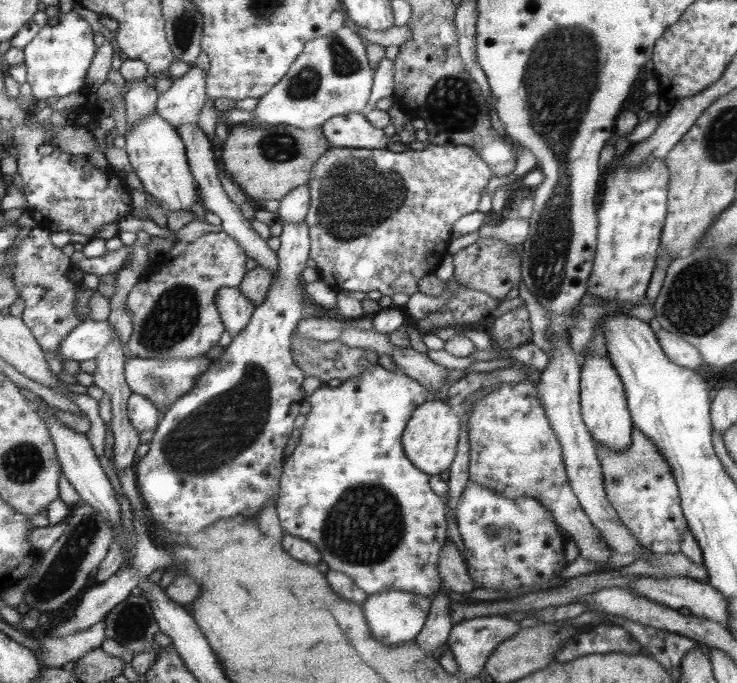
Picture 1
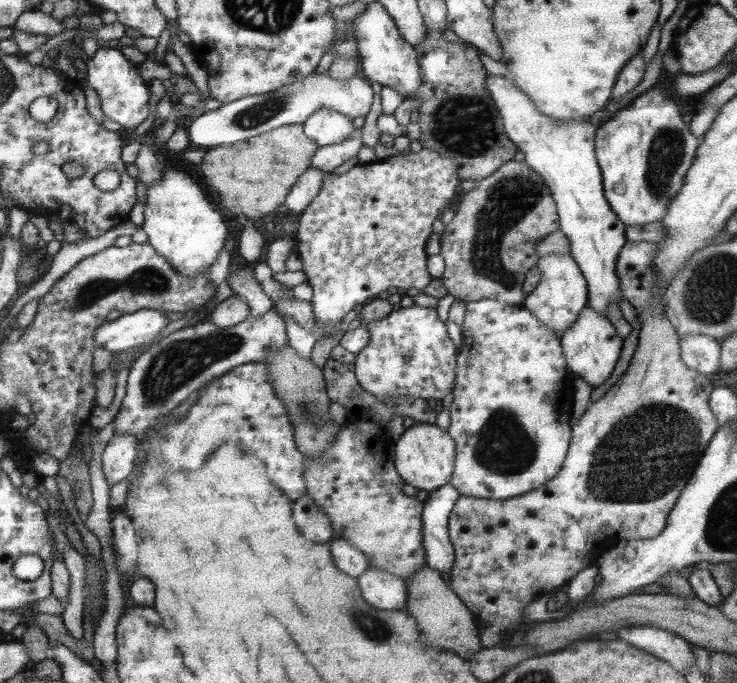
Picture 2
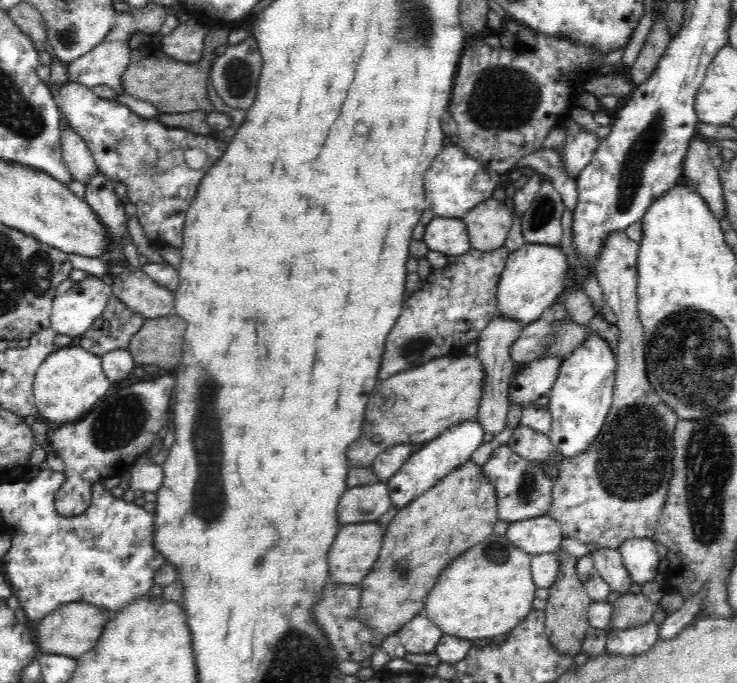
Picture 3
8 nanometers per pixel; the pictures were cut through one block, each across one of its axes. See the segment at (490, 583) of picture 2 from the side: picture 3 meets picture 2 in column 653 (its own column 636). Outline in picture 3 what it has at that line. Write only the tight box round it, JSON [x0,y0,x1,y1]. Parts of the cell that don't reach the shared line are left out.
[547,231,679,553]

